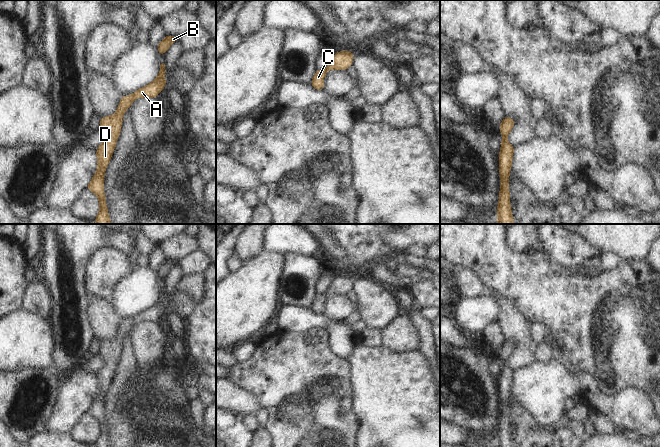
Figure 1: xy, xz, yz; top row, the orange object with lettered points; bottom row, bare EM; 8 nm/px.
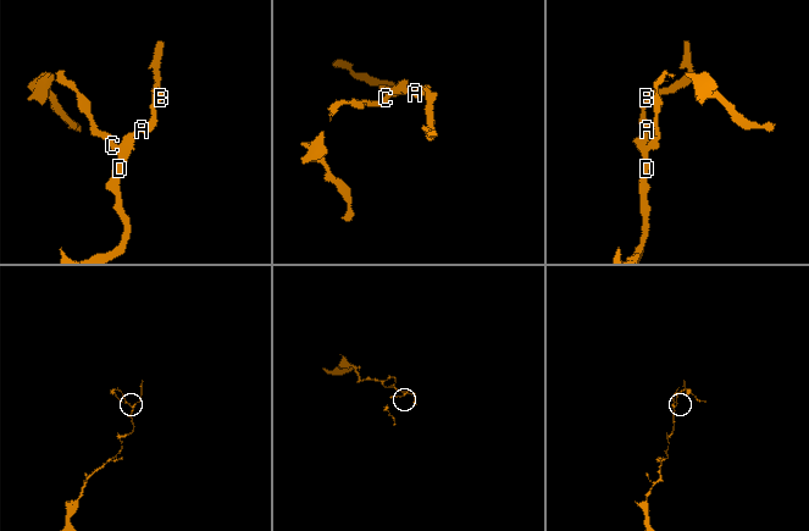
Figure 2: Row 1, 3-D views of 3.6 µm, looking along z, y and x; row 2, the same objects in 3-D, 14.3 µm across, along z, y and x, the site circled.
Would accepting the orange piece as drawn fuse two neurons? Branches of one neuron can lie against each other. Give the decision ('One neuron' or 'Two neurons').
One neuron.

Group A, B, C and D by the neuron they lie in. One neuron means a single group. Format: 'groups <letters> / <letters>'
groups A B C D

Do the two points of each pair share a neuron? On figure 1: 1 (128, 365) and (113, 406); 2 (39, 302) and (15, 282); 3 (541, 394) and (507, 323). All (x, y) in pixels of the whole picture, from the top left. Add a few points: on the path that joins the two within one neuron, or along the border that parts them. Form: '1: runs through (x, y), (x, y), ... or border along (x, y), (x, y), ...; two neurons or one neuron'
1: runs through (125, 375), (122, 389), (118, 396); one neuron
2: border along (27, 283), (19, 308); two neurons
3: border along (535, 360), (515, 371); two neurons

